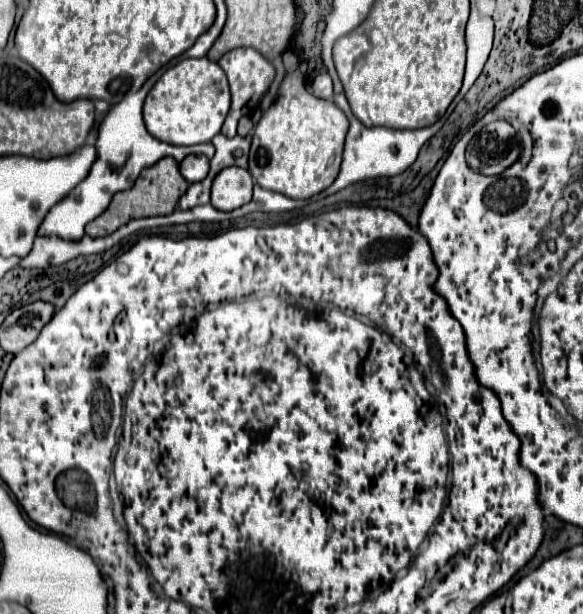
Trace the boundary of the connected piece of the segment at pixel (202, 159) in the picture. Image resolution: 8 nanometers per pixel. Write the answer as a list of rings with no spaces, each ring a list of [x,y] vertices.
[[[186,156],[180,164],[180,172],[190,184],[206,178],[208,170],[210,170],[210,162],[206,156]]]

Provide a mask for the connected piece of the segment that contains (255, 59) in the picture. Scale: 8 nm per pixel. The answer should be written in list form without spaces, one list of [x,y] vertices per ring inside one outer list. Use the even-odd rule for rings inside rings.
[[[236,48],[236,50],[230,50],[228,54],[224,54],[218,62],[222,66],[222,70],[226,72],[228,76],[228,82],[230,82],[230,92],[232,92],[232,106],[230,106],[230,114],[222,126],[222,134],[226,138],[234,138],[236,136],[236,124],[242,116],[250,116],[262,96],[266,94],[266,90],[270,88],[272,80],[274,80],[274,66],[260,54],[256,52],[254,48]]]

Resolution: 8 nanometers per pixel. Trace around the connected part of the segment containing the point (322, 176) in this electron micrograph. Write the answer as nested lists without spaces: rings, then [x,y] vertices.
[[[286,74],[276,102],[264,112],[254,128],[250,174],[264,190],[298,200],[312,198],[336,180],[346,132],[348,118],[332,100],[320,100],[308,94],[302,84],[302,74]]]

